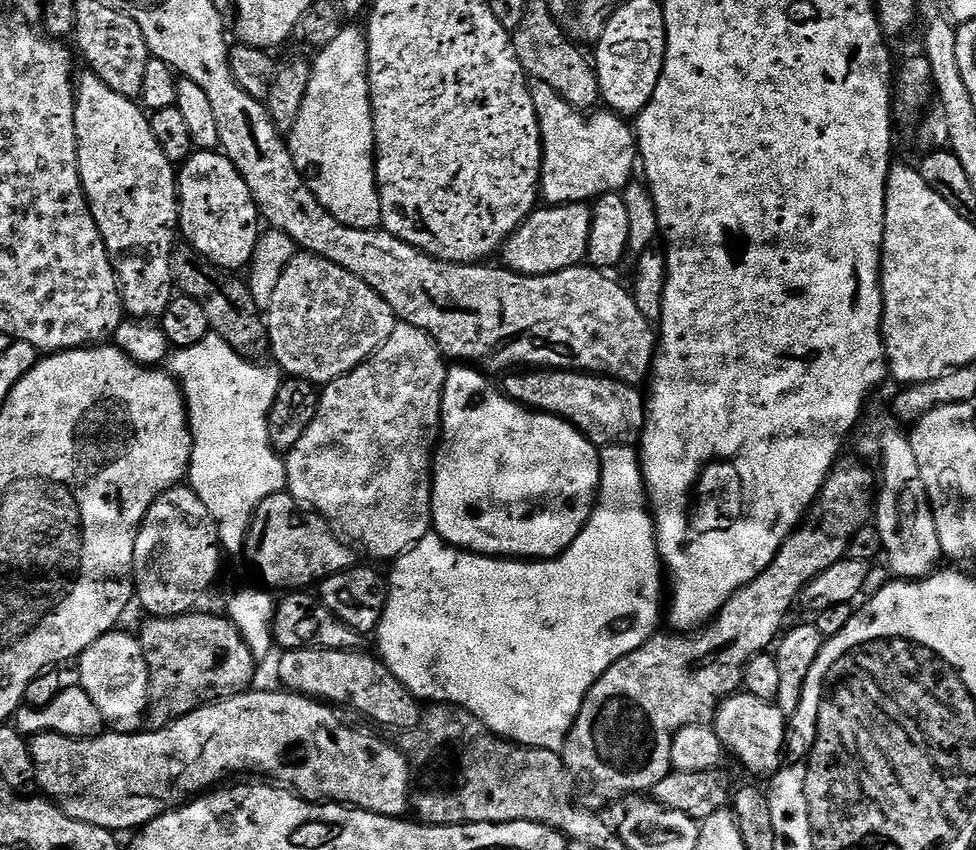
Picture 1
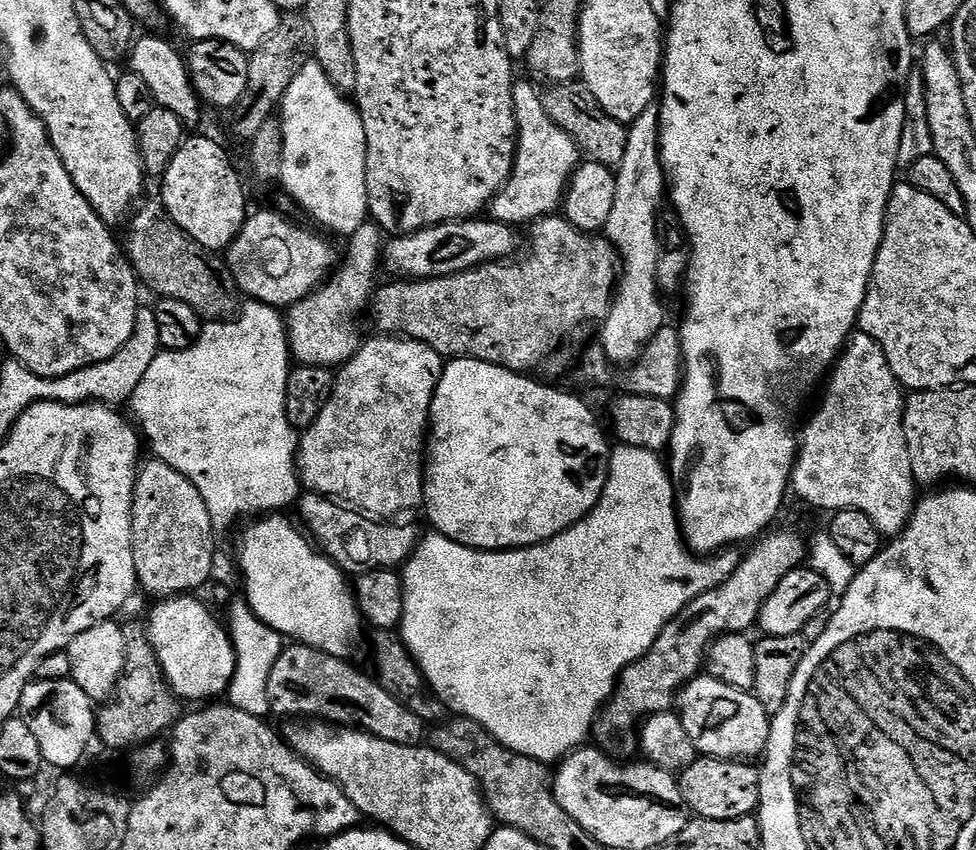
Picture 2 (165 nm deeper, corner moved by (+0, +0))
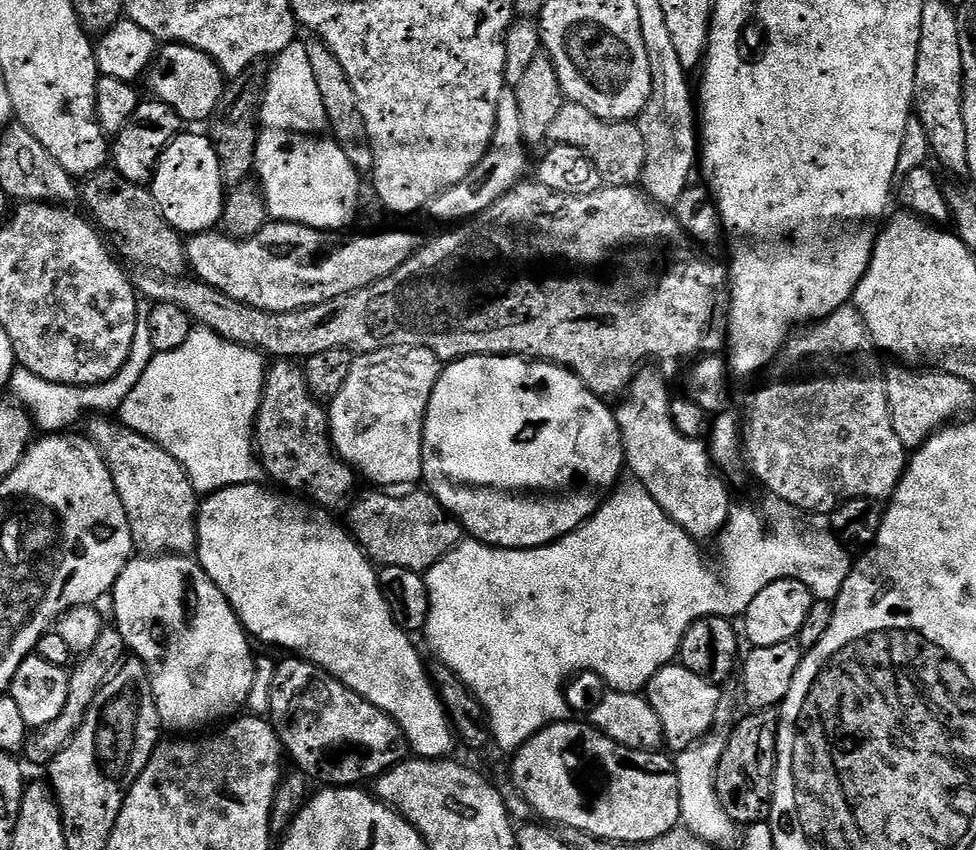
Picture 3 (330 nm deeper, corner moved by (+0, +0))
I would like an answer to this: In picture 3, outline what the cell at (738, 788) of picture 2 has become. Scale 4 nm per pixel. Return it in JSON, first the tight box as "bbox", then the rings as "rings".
{"bbox":[716,708,776,826],"rings":[[[765,708],[763,712],[752,712],[731,729],[728,745],[718,762],[716,771],[716,793],[722,810],[730,814],[737,826],[759,824],[765,819],[772,802],[772,787],[776,777],[776,708]]]}

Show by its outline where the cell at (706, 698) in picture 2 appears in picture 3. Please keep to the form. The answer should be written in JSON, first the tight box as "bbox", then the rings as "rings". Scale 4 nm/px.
{"bbox":[646,662,721,754],"rings":[[[678,662],[670,663],[665,668],[660,668],[658,674],[654,674],[654,678],[647,686],[646,698],[650,702],[654,714],[658,714],[658,722],[662,722],[664,739],[667,747],[673,748],[673,753],[679,754],[684,749],[692,747],[696,741],[703,740],[712,731],[718,720],[716,711],[720,708],[720,691],[721,689],[711,680],[704,680],[698,674],[690,674],[690,670],[686,670]]]}

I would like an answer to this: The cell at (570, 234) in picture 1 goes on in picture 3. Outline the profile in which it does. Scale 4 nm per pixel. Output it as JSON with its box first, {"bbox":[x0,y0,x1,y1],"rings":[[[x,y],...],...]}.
{"bbox":[184,222,422,312],"rings":[[[269,222],[265,224],[262,230],[258,230],[258,234],[254,234],[254,238],[249,240],[232,240],[229,236],[221,234],[219,231],[198,232],[187,237],[184,246],[184,258],[187,267],[190,269],[191,275],[199,280],[201,284],[208,284],[211,288],[217,288],[222,294],[226,294],[230,298],[234,298],[238,302],[242,302],[246,306],[254,306],[258,310],[266,310],[267,312],[293,312],[299,308],[309,308],[315,304],[321,304],[327,300],[333,300],[339,296],[349,296],[351,292],[362,290],[366,286],[370,286],[374,282],[378,282],[382,278],[386,278],[390,274],[394,274],[394,270],[398,270],[406,261],[411,259],[416,252],[422,247],[422,240],[419,240],[412,232],[384,232],[385,230],[376,230],[371,234],[360,234],[364,236],[352,236],[347,240],[344,234],[336,230],[321,230],[319,228],[307,228],[301,224],[286,224],[283,222]]]}

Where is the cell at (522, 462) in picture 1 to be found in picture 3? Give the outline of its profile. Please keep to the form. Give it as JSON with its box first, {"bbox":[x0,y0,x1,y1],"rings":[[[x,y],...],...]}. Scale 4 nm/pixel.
{"bbox":[423,355,625,548],"rings":[[[506,355],[467,356],[464,360],[453,360],[441,371],[430,394],[428,413],[424,416],[423,483],[471,539],[491,544],[493,548],[544,548],[586,523],[609,499],[612,489],[621,479],[620,471],[625,471],[624,447],[616,425],[616,413],[604,404],[607,403],[595,396],[569,368],[560,364],[545,364],[522,356]]]}

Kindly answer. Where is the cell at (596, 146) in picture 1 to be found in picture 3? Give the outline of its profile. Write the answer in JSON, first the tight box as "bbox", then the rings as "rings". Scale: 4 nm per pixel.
{"bbox":[427,90,529,226],"rings":[[[506,90],[498,98],[498,110],[496,111],[496,125],[494,126],[494,138],[488,153],[477,162],[462,182],[450,186],[445,192],[439,192],[427,206],[427,215],[430,214],[436,220],[441,220],[444,226],[452,226],[457,222],[467,222],[473,216],[480,216],[498,198],[502,198],[517,184],[525,179],[524,171],[528,168],[529,149],[524,143],[522,134],[522,120],[518,118],[518,98],[515,91]]]}

